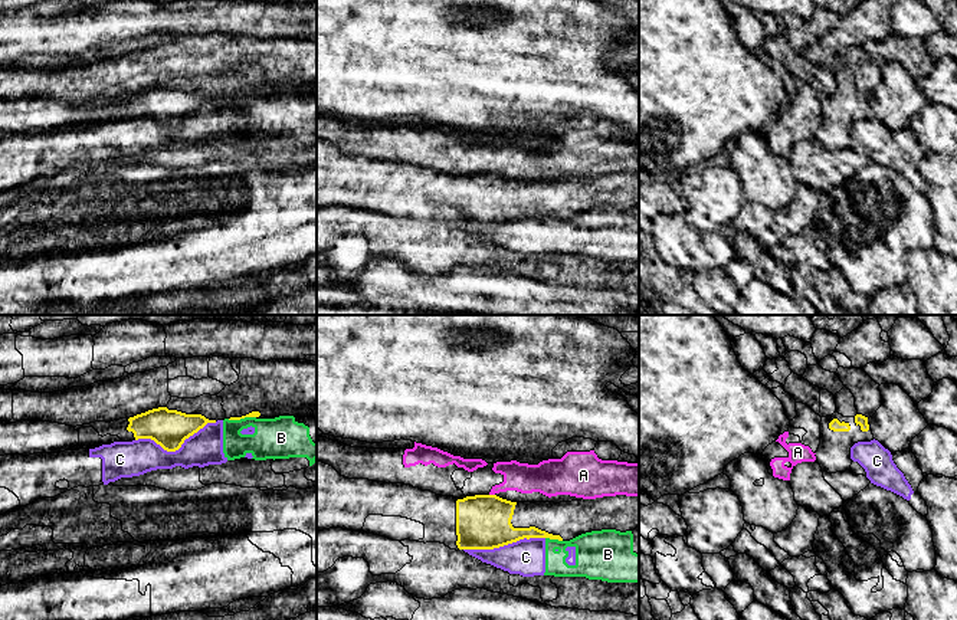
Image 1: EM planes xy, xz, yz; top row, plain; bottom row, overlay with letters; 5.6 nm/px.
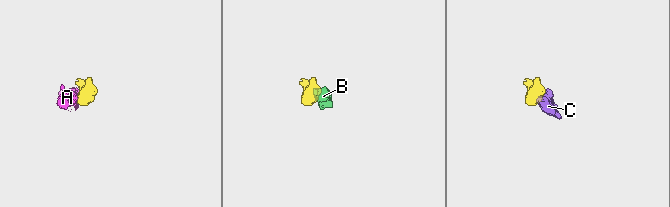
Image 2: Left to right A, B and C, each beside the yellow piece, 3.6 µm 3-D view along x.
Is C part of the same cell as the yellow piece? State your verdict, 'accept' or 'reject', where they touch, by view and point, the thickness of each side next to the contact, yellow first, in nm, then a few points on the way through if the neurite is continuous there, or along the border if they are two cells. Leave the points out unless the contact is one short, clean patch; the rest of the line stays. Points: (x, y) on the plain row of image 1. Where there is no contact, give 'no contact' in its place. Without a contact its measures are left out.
reject | xy (176, 127) | 200/200 nm

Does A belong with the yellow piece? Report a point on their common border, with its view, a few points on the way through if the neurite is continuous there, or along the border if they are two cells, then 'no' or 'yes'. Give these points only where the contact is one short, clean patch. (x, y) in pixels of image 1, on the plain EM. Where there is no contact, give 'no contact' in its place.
xz (492, 173) | no

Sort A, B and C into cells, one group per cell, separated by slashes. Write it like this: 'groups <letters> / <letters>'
groups A / B C

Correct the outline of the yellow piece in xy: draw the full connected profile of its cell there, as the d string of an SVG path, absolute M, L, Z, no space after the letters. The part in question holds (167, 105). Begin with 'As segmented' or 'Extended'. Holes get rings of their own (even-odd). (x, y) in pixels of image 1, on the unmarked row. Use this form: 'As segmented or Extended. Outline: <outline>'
Extended. Outline: M158 85L130 96L119 96L111 101L95 99L82 102L94 105L99 114L118 114L122 119L151 117L167 129L176 129L186 117L197 111L207 101L216 101L201 92L186 92L167 85Z

